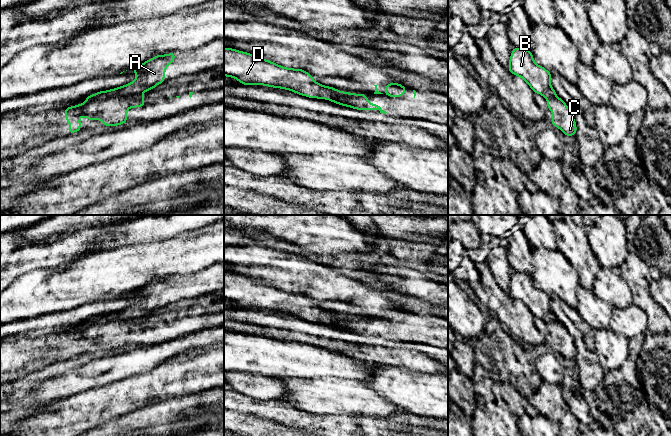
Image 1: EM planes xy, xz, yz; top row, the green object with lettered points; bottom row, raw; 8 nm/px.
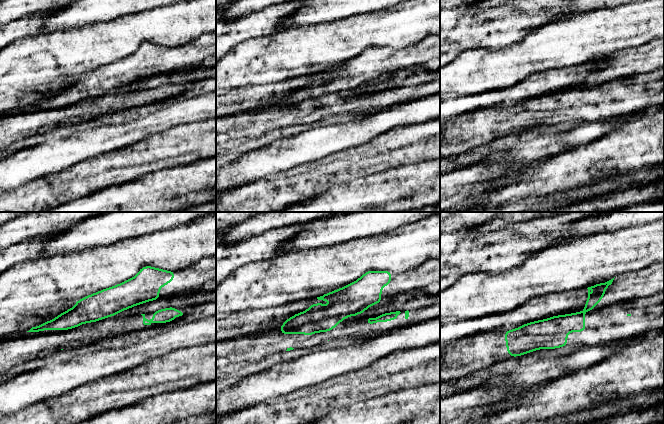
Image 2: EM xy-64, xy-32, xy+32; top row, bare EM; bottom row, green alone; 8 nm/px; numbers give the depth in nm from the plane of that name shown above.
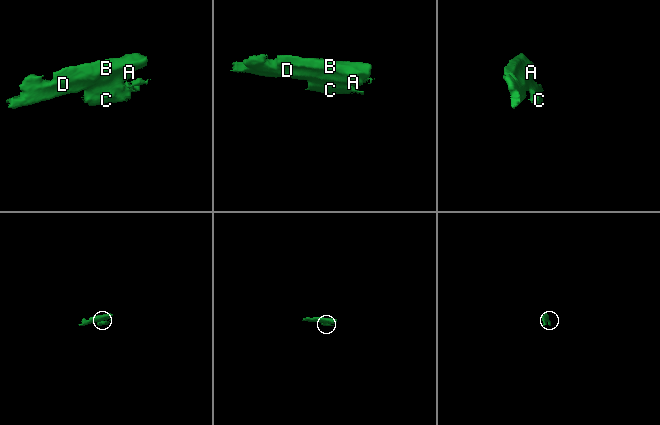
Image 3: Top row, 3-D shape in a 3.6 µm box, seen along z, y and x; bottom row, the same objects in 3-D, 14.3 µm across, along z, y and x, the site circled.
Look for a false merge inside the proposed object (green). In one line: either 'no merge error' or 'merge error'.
merge error

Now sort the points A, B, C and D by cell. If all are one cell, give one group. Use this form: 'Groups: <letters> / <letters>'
Groups: A B D / C

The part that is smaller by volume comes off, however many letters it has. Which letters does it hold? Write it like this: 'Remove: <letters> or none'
Remove: C

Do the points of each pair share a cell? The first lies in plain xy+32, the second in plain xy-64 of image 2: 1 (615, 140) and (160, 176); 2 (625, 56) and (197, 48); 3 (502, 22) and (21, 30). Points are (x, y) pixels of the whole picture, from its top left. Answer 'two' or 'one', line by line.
1: two
2: one
3: one

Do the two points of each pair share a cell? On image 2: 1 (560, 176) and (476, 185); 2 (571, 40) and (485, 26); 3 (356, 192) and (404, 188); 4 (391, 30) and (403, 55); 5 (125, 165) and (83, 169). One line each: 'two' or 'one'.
1: two
2: two
3: one
4: two
5: one

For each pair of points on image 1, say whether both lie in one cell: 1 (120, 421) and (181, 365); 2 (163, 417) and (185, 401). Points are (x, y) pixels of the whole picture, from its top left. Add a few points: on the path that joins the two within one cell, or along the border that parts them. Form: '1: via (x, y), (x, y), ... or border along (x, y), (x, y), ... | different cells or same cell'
1: border along (123, 414), (109, 419), (102, 425) | different cells
2: via (168, 413), (174, 412), (180, 406) | same cell

